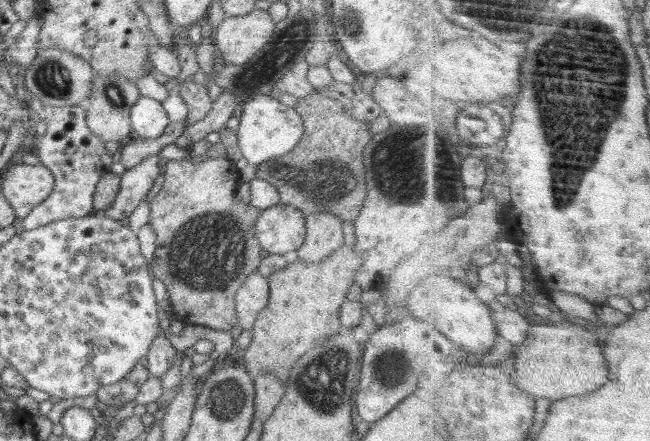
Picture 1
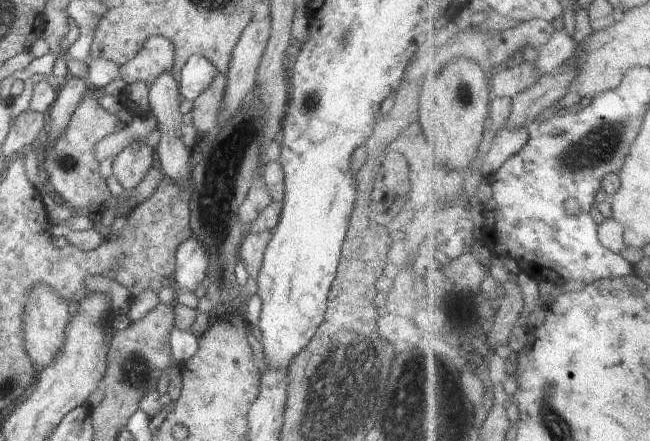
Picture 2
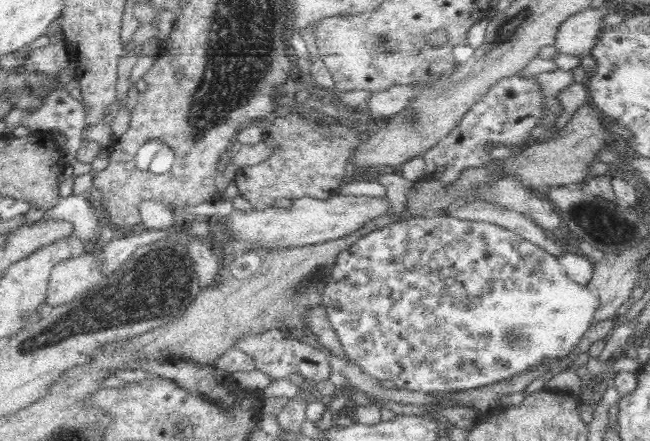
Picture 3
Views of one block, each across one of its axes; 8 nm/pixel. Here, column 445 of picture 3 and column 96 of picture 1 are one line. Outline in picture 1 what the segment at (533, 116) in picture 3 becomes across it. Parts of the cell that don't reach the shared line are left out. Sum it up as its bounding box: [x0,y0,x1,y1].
[22,96,113,231]

